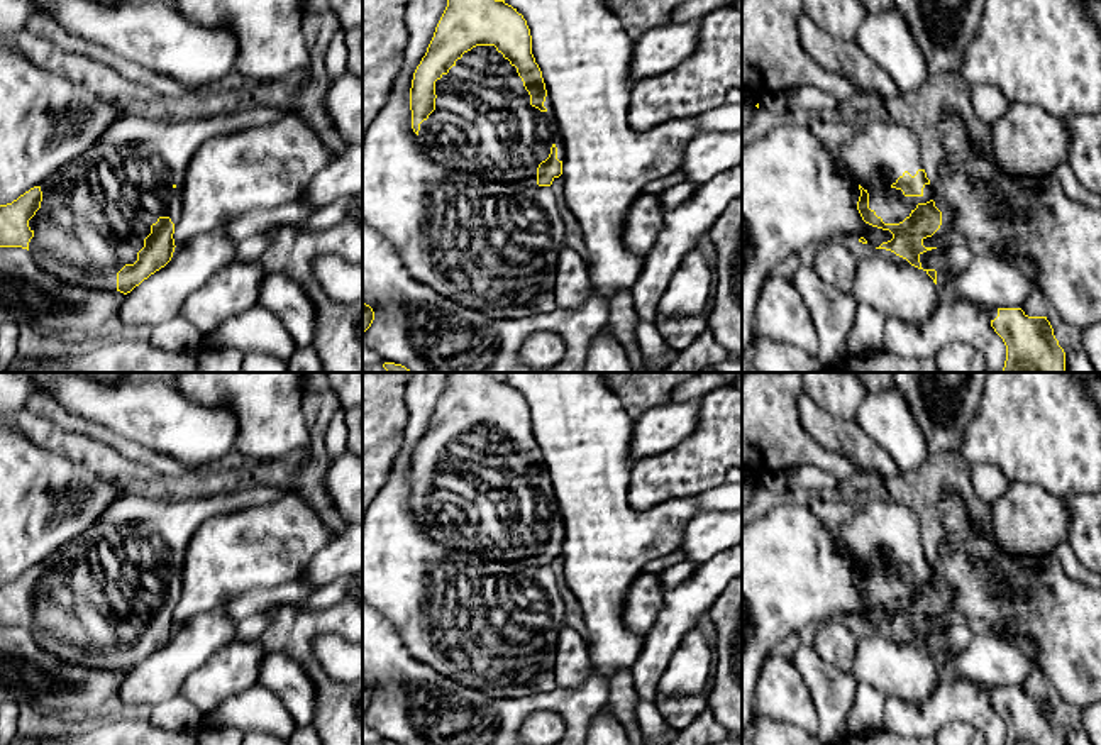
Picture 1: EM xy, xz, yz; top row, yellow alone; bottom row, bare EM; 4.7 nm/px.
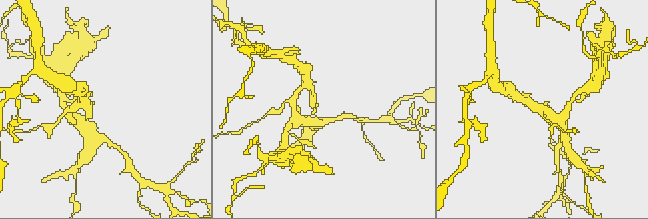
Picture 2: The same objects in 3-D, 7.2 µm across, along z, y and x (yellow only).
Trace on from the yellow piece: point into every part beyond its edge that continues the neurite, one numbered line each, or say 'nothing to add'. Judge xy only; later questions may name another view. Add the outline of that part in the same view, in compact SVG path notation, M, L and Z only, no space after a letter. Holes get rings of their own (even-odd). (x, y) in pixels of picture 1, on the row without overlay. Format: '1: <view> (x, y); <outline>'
1: xy (97, 590); M256 486L191 498L139 488L125 491L88 530L41 562L41 588L29 599L34 611L30 635L58 659L91 669L117 669L117 652L137 640L151 604L159 596L169 596L174 604L180 601L186 549L200 525L210 516L268 505L290 493L291 486Z

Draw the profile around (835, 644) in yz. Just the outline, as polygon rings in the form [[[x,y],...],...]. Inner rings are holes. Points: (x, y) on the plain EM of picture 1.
[[[847,623],[822,625],[811,643],[818,657],[844,672],[854,672],[857,635]]]

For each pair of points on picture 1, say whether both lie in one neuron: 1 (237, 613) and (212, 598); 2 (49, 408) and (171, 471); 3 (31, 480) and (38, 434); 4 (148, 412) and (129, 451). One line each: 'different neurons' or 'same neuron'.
1: different neurons
2: same neuron
3: different neurons
4: different neurons

